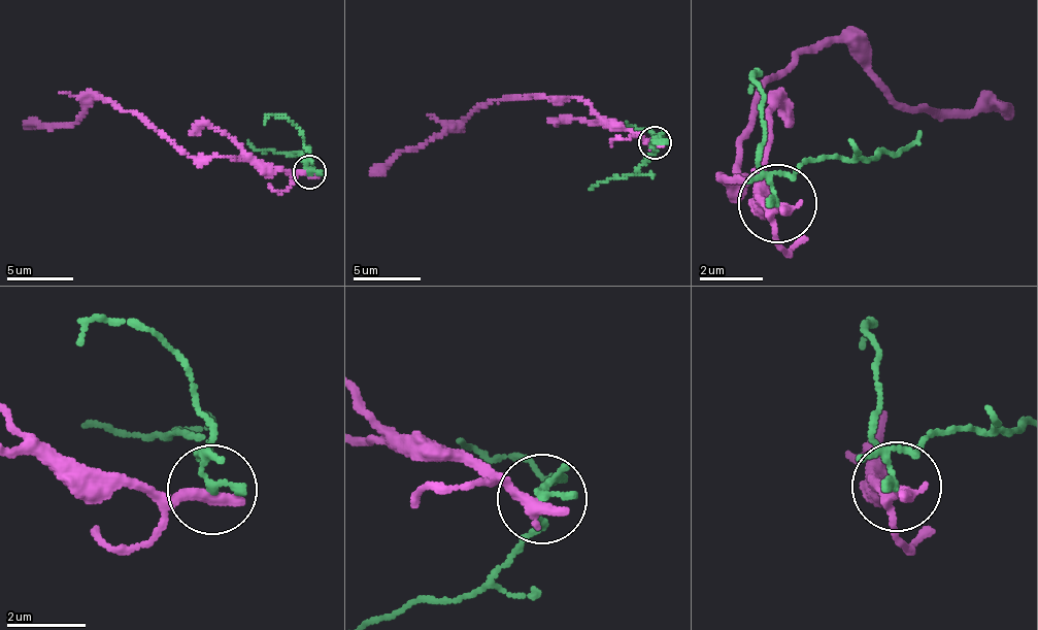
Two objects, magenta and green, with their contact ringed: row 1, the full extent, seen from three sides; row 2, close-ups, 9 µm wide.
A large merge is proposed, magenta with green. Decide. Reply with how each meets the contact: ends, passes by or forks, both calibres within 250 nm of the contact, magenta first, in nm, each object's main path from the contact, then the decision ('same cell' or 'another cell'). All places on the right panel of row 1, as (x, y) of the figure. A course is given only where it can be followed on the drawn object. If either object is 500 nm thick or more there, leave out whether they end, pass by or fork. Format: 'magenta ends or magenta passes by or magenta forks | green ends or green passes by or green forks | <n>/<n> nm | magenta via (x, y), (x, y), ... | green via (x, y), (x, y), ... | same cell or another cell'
magenta ends | green passes by | 400/140 nm | magenta via (779, 201), (773, 205), (750, 184), (720, 178), (740, 173), (766, 84), (839, 39), (900, 105), (1010, 102) | green via (779, 201), (772, 186), (806, 162), (900, 151), (921, 128) | another cell

